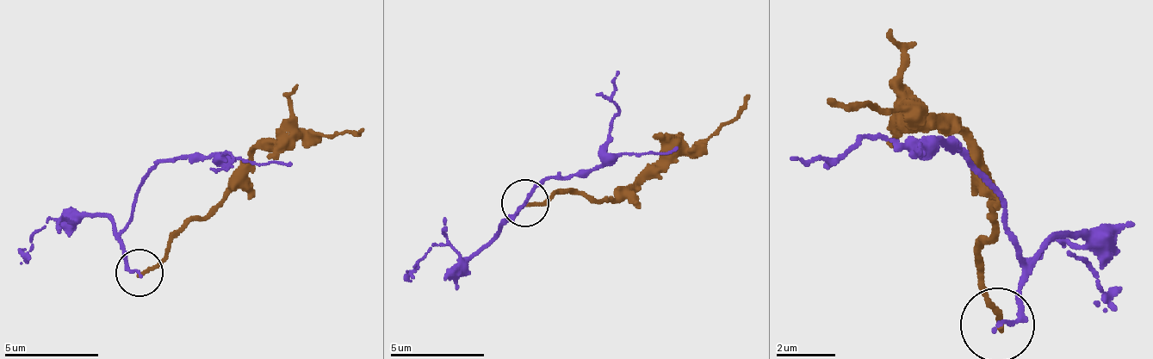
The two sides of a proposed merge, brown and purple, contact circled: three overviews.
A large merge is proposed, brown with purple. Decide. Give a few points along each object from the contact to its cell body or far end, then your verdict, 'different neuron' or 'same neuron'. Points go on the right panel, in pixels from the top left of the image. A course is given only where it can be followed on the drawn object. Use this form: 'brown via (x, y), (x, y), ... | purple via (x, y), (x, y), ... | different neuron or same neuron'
brown via (995, 323), (995, 308), (981, 241), (995, 212), (981, 152), (958, 130), (921, 130), (899, 108), (825, 101) | purple via (995, 323), (1018, 315), (1025, 256), (995, 182), (958, 145), (929, 145), (862, 138), (833, 160), (788, 160) | different neuron

